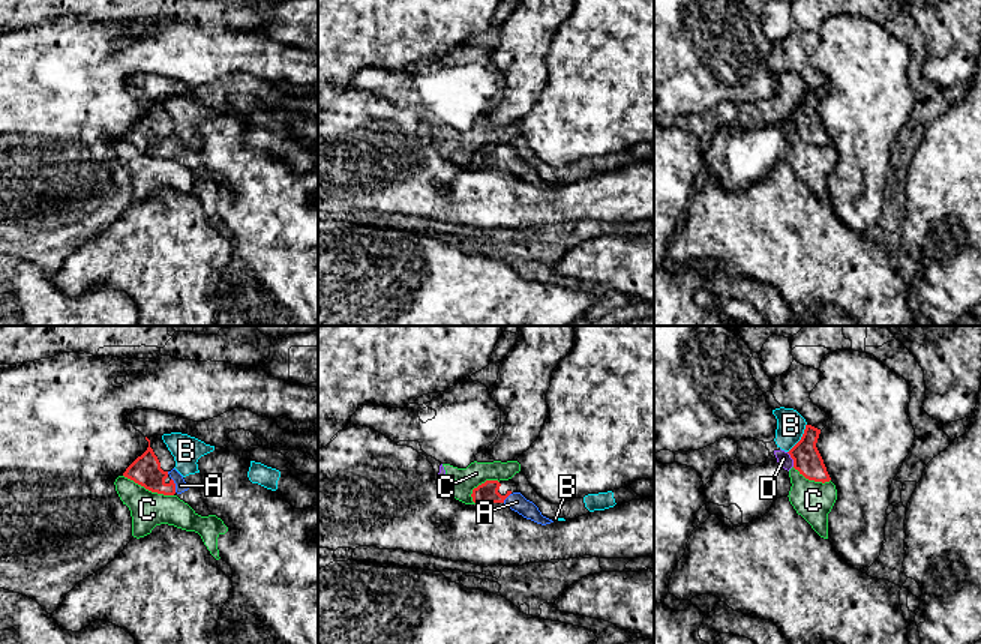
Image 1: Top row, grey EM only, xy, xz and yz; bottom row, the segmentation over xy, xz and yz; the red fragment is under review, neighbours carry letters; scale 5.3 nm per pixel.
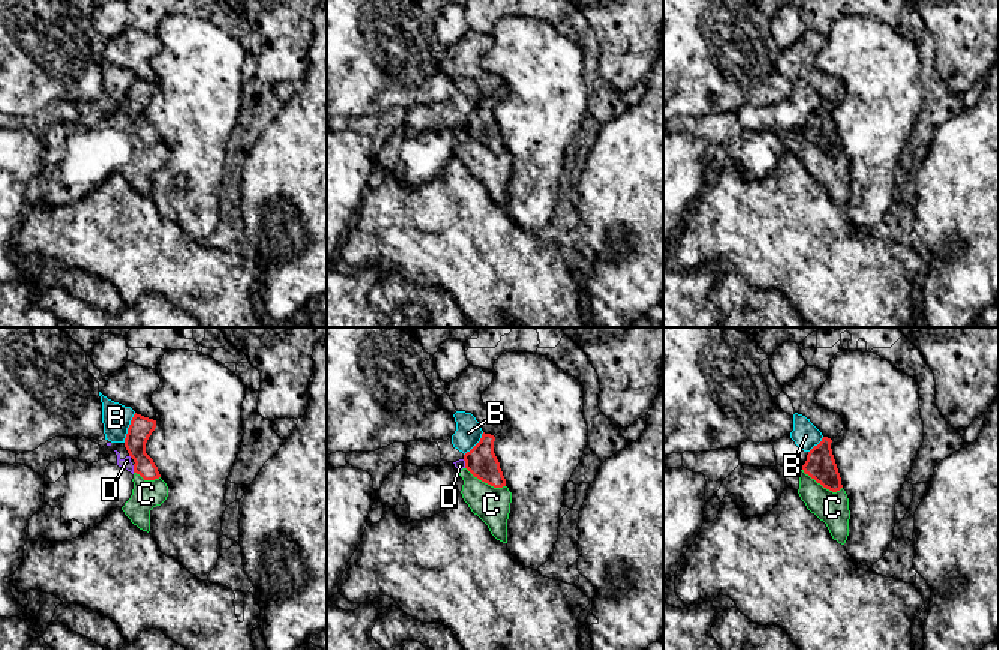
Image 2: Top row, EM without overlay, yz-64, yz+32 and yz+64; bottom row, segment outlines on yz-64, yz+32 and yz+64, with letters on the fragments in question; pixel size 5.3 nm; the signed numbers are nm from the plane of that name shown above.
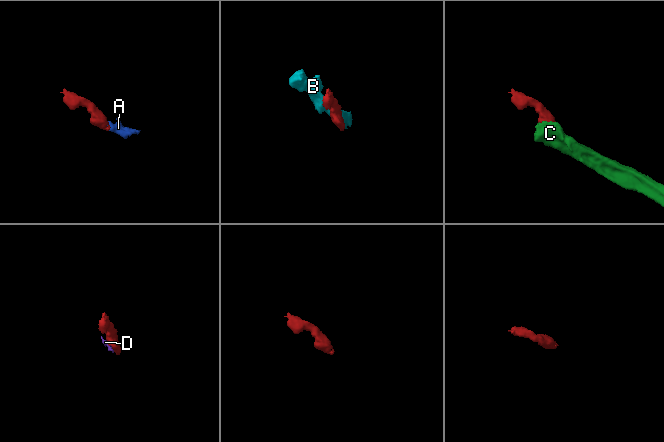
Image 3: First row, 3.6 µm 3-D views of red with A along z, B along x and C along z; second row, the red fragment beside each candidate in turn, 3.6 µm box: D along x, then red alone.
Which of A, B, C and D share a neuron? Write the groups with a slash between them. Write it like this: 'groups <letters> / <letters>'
groups A / B / C D

